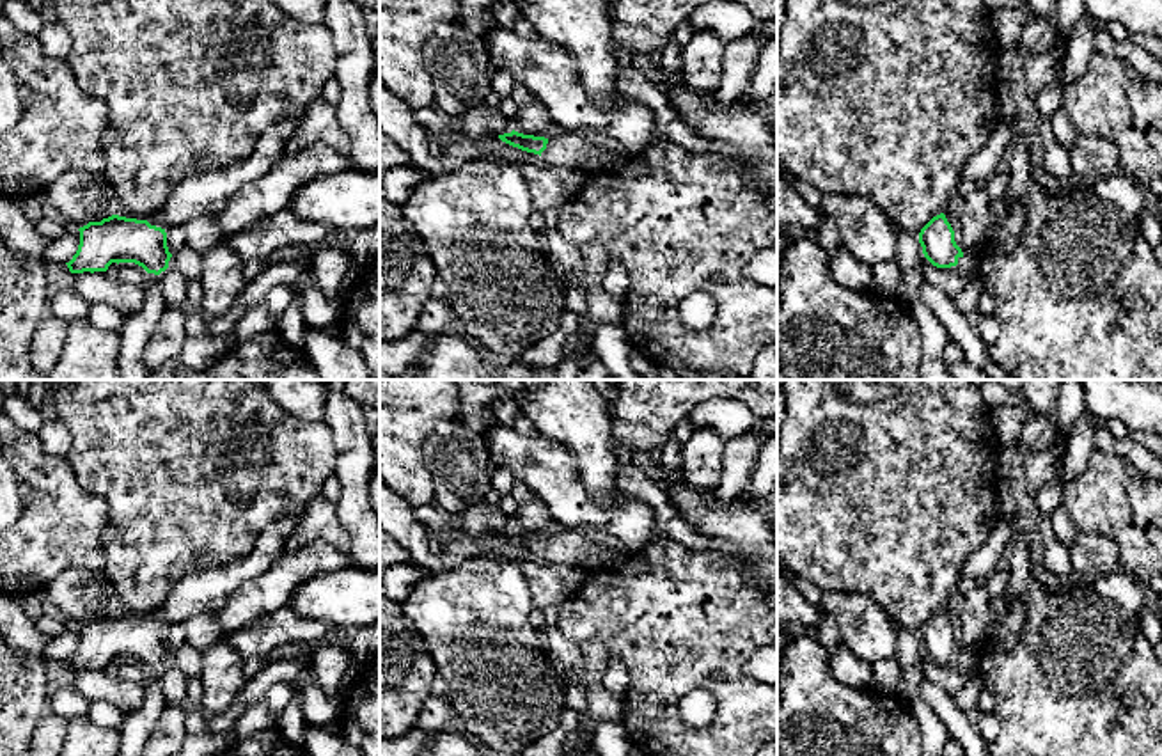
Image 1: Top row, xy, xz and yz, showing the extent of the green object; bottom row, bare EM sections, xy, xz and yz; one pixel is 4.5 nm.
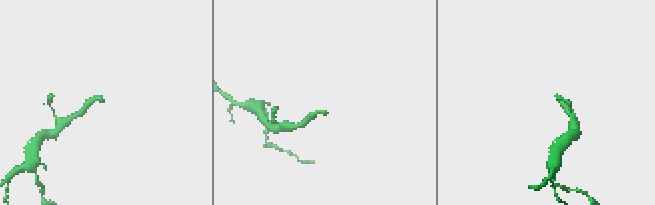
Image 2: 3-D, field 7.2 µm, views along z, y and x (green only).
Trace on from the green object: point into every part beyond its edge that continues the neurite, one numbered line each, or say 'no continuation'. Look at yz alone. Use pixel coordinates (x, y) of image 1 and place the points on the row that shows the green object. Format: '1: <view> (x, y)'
no continuation

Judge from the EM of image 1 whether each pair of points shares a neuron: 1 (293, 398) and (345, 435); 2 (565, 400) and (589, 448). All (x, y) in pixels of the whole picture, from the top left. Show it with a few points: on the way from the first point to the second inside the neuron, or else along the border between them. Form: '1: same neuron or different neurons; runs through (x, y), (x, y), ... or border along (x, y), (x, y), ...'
1: different neurons; border along (327, 398), (321, 417)
2: same neuron; runs through (572, 412), (589, 435)

